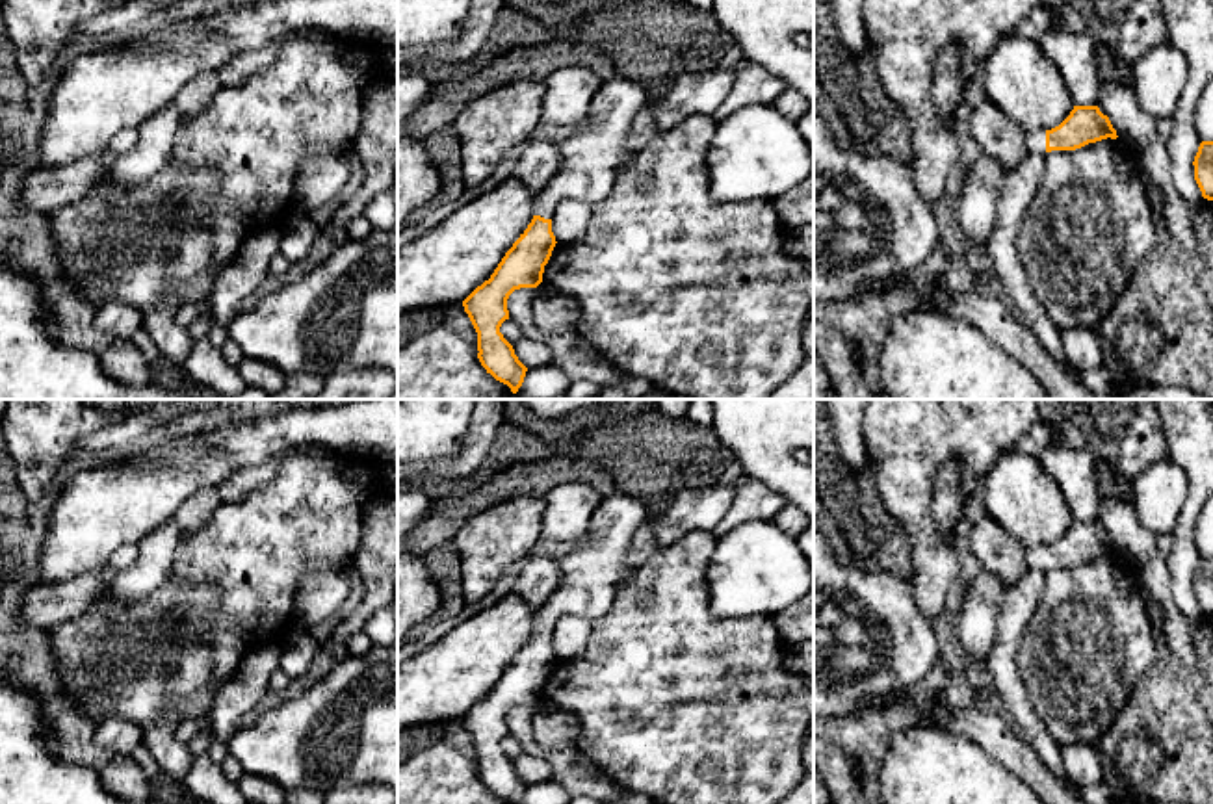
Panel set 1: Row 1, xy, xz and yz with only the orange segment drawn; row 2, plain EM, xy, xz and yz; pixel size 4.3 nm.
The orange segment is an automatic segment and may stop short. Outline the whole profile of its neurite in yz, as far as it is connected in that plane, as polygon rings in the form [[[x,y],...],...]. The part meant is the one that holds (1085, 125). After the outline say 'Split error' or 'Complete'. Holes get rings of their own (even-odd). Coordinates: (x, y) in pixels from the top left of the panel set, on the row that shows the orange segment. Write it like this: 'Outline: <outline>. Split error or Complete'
Outline: [[[1074,106],[1059,126],[1024,134],[1027,149],[1035,152],[1076,150],[1107,137],[1118,136],[1098,106]]]. Split error

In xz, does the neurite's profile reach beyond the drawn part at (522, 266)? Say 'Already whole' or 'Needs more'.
Needs more

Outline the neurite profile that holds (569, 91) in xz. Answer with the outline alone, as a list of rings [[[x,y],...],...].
[[[567,67],[554,72],[544,84],[546,93],[541,121],[557,126],[578,126],[591,111],[591,100],[602,85],[602,78],[583,67]]]

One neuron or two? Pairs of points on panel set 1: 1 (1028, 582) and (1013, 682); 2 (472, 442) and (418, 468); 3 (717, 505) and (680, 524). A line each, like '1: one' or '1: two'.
1: one
2: one
3: one

